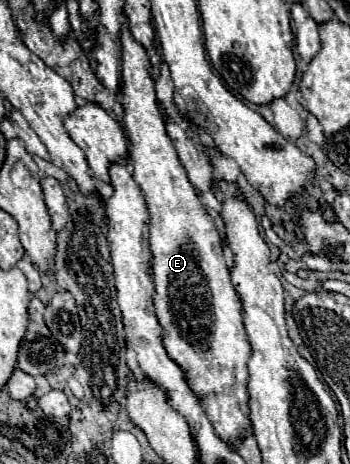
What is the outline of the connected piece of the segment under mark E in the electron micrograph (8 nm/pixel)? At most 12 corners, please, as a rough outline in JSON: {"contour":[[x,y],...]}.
{"contour":[[121,31],[125,133],[155,311],[217,435],[249,427],[249,345],[221,235],[147,51]]}

